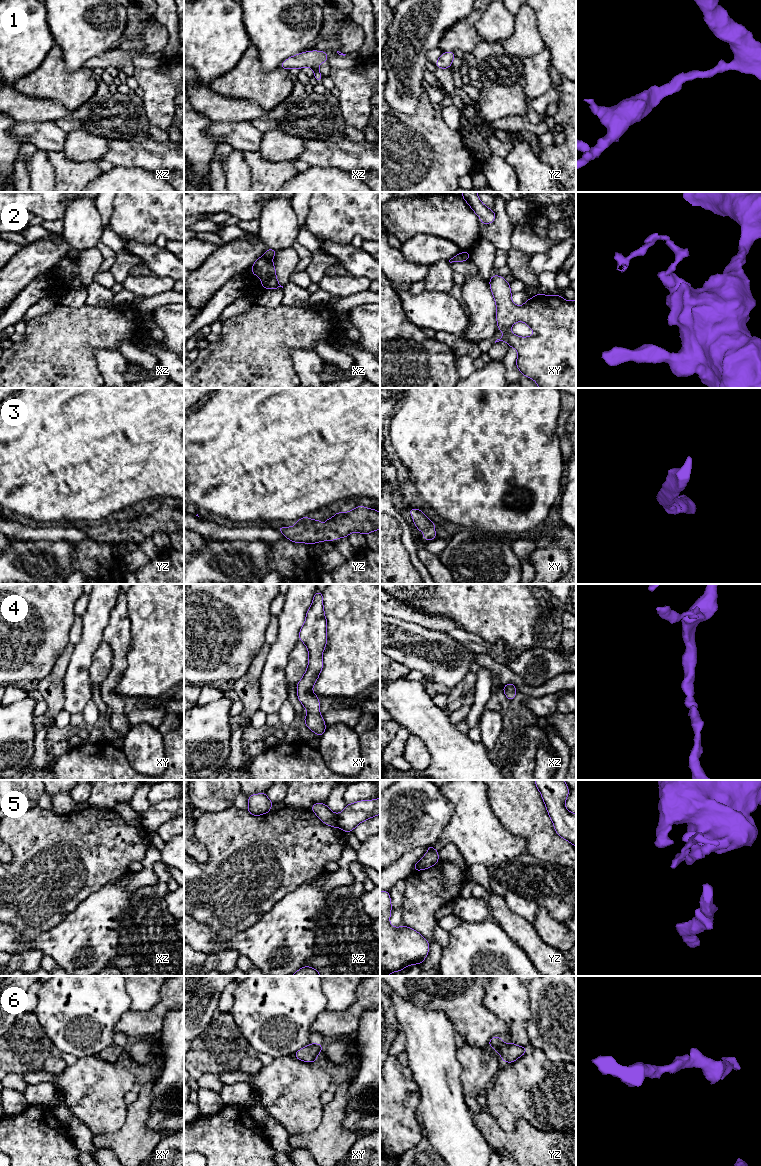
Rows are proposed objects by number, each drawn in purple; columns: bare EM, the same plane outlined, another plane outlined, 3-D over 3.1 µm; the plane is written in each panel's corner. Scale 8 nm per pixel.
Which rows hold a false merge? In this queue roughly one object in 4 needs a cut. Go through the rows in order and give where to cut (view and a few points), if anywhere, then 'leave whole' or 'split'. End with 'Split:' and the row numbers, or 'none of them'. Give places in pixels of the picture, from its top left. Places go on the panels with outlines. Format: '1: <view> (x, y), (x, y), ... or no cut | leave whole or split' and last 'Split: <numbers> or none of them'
1: no cut | leave whole
2: xz (264, 254), (271, 259) | split
3: no cut | leave whole
4: no cut | leave whole
5: xz (336, 814), (339, 826) | split
6: no cut | leave whole
Split: 2, 5

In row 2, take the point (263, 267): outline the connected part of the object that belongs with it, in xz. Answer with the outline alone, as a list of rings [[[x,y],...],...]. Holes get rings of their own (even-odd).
[[[265,255],[255,260],[251,270],[253,274],[261,279],[264,289],[278,289],[282,287],[277,280],[276,271],[271,258]]]

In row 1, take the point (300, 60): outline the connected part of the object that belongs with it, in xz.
[[[308,51],[294,55],[286,59],[281,65],[281,68],[291,69],[304,67],[310,67],[314,70],[314,78],[319,82],[322,79],[322,75],[319,72],[319,65],[322,62],[327,62],[328,56],[325,51]]]

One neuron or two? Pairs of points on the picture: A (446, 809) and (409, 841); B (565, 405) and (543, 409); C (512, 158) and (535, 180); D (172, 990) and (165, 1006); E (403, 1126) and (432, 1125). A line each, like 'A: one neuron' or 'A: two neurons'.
A: one neuron
B: two neurons
C: one neuron
D: one neuron
E: two neurons

